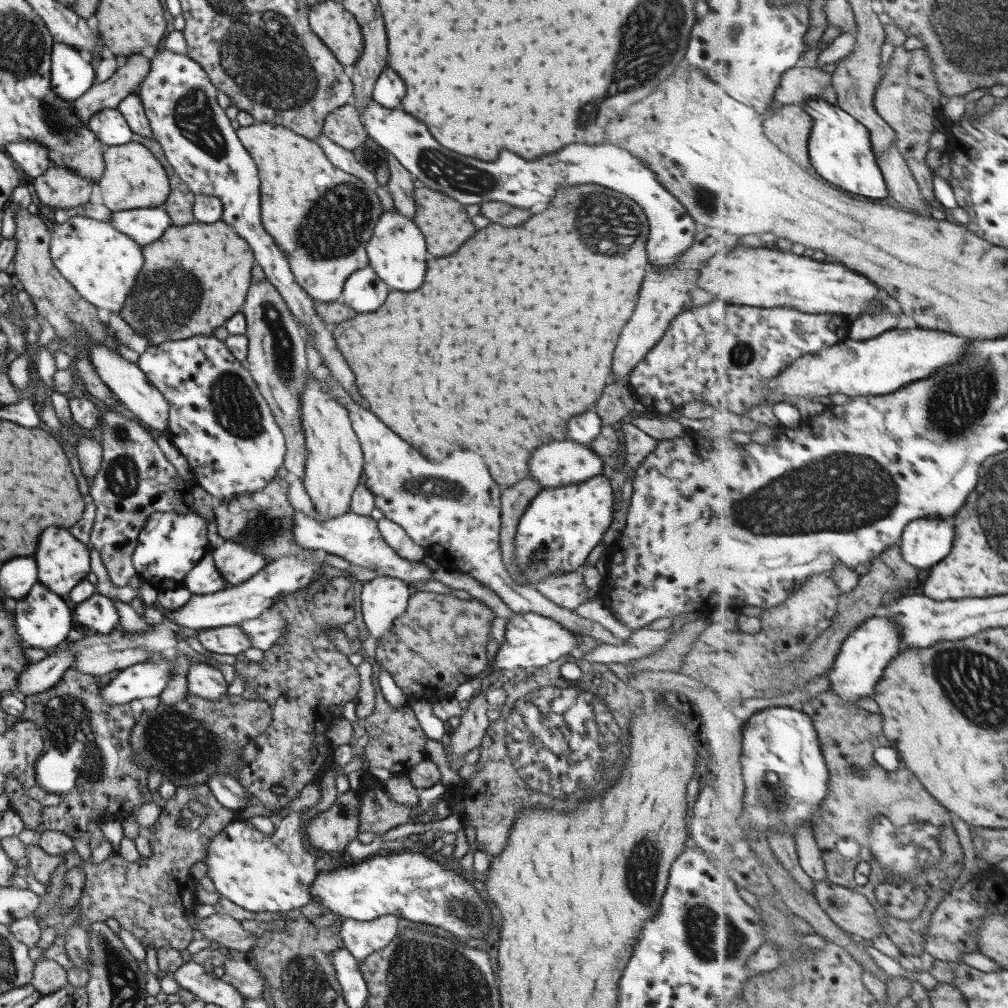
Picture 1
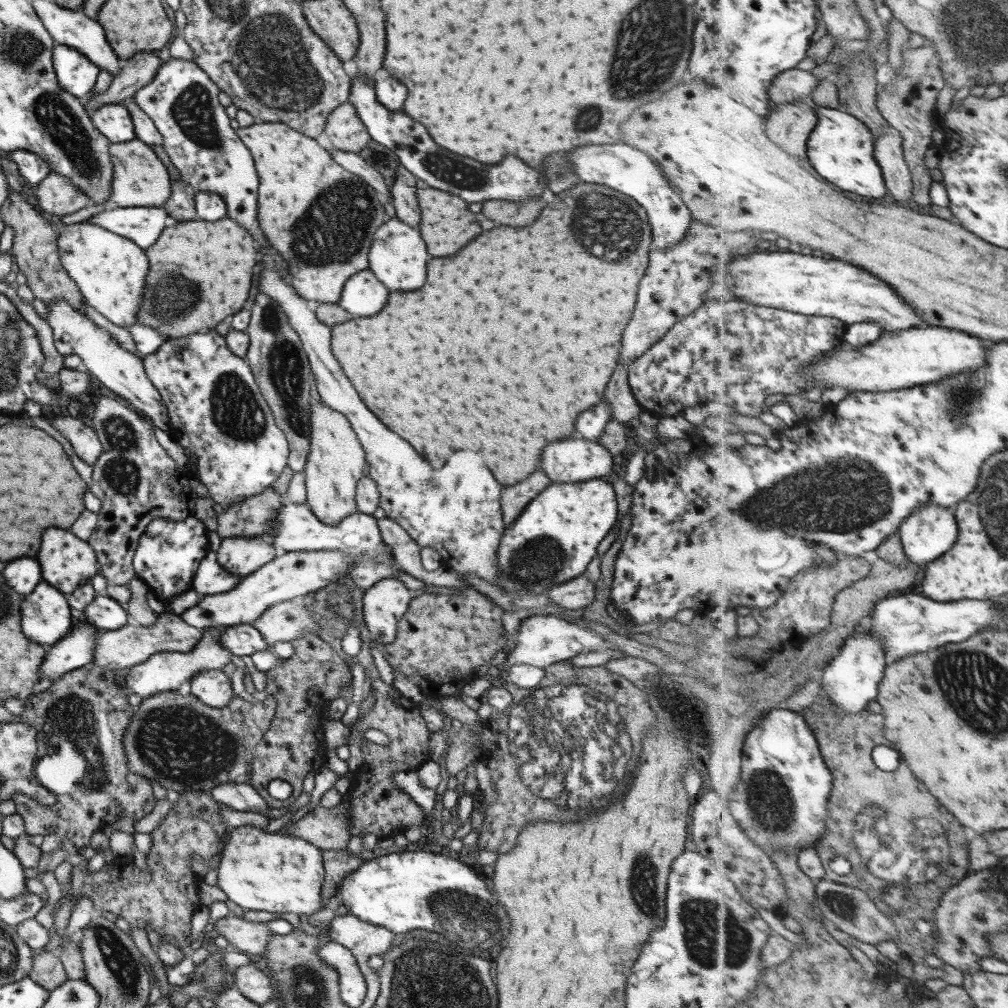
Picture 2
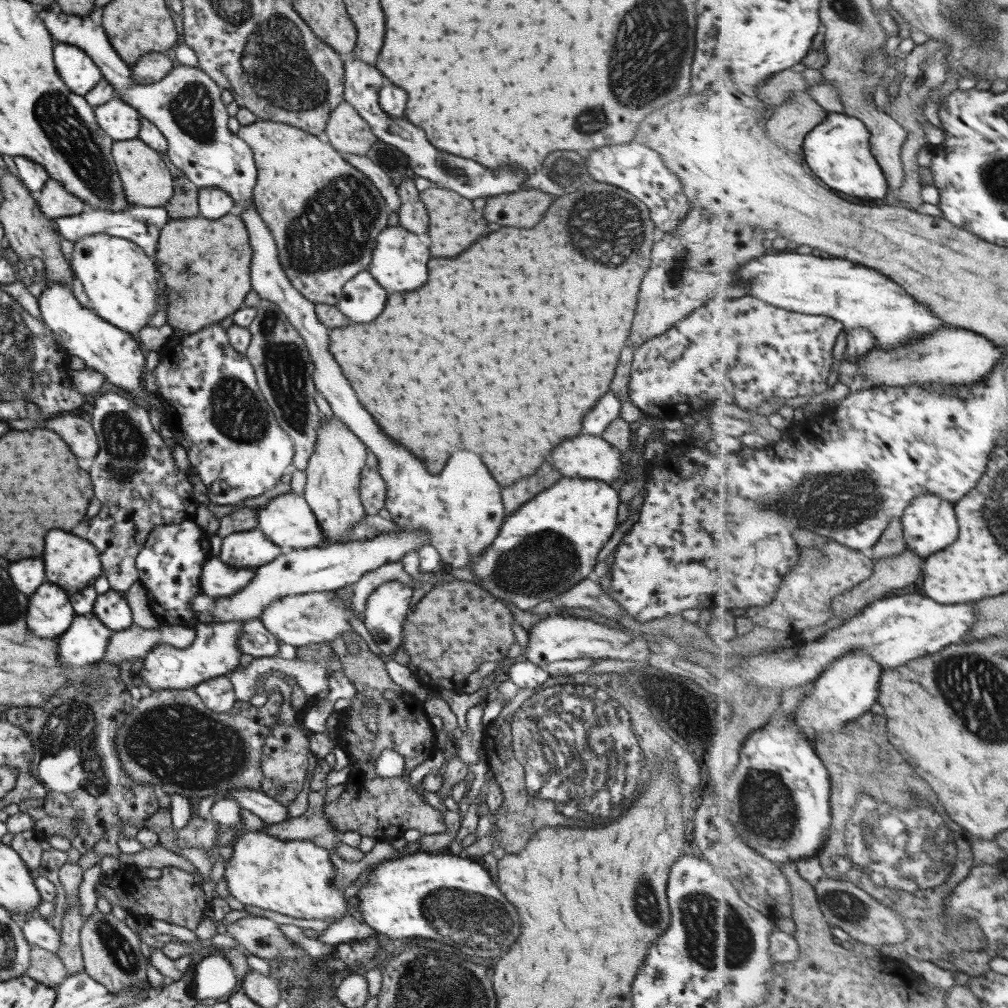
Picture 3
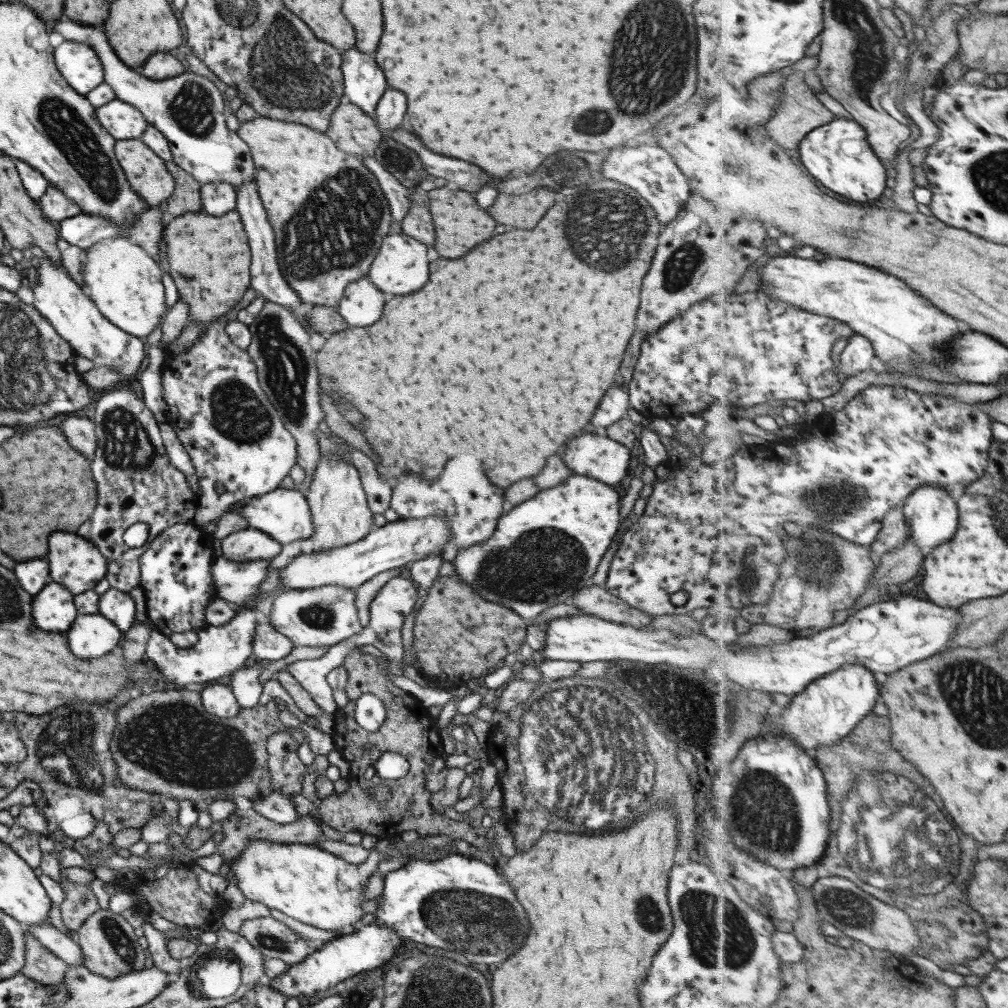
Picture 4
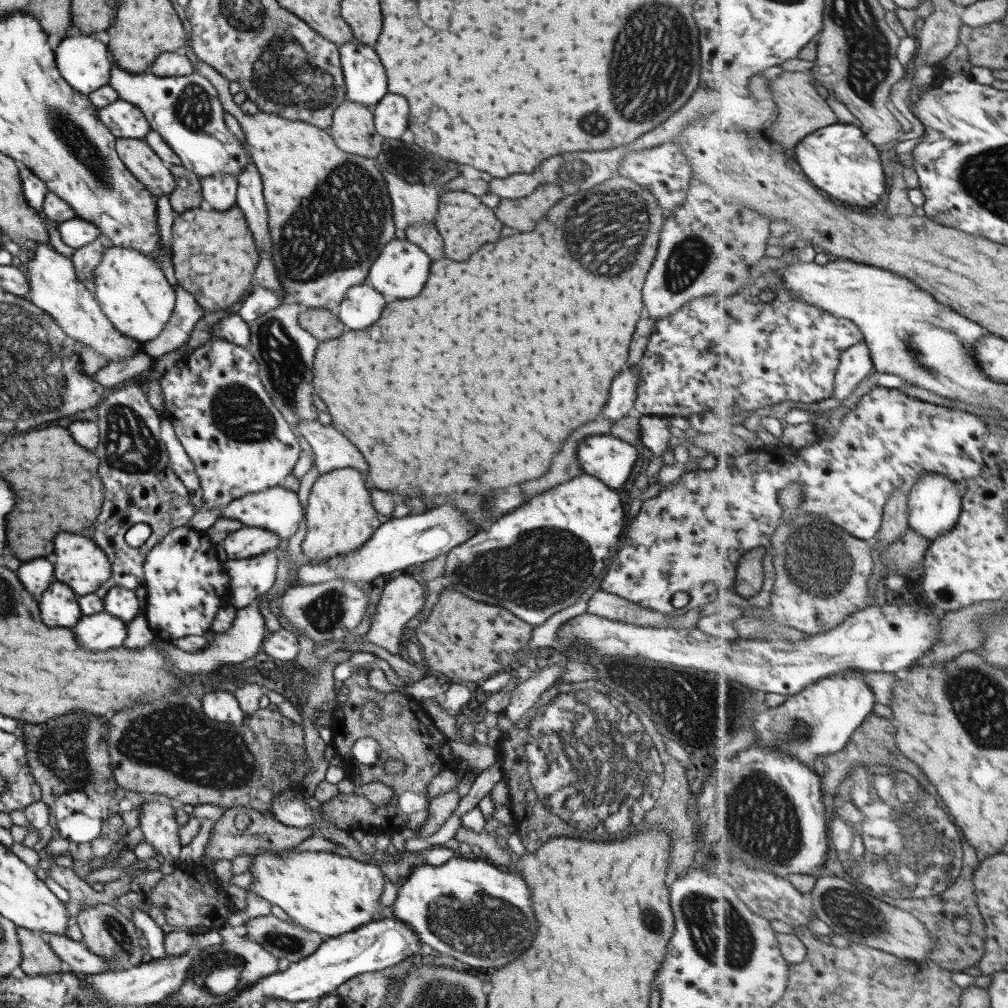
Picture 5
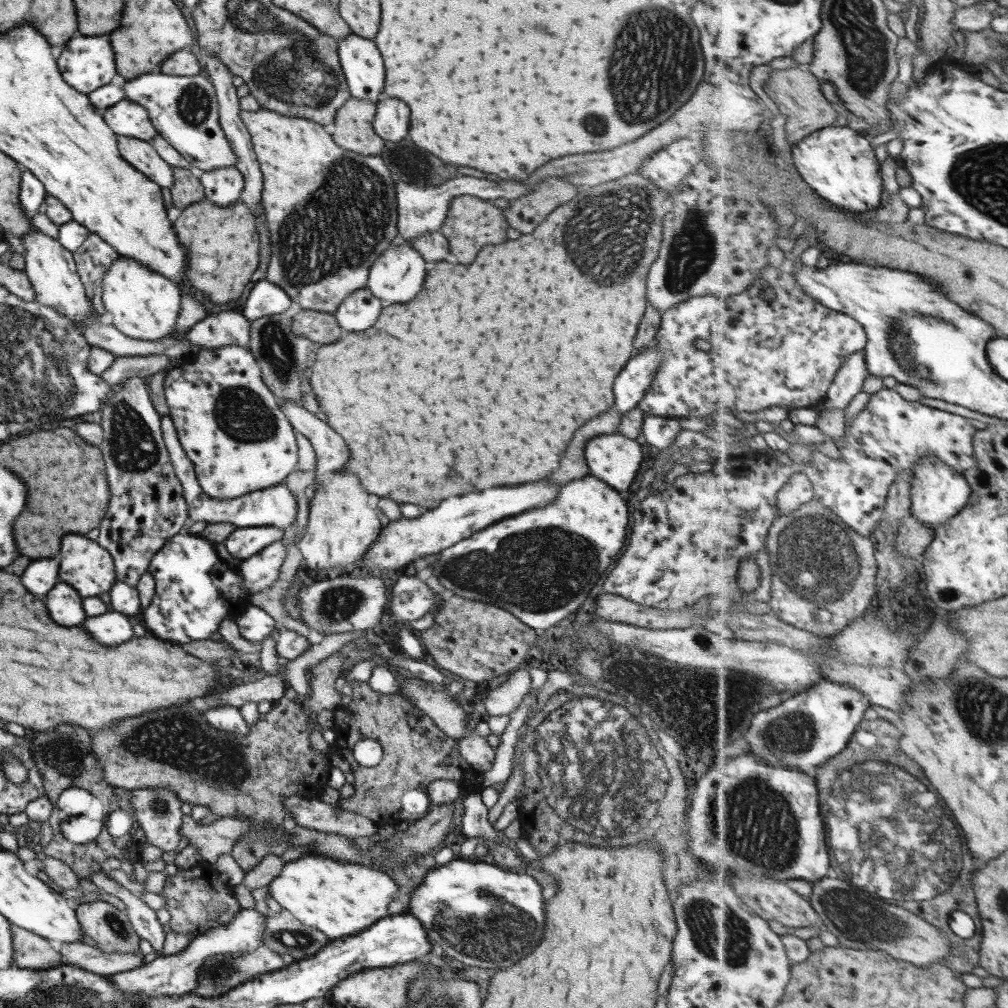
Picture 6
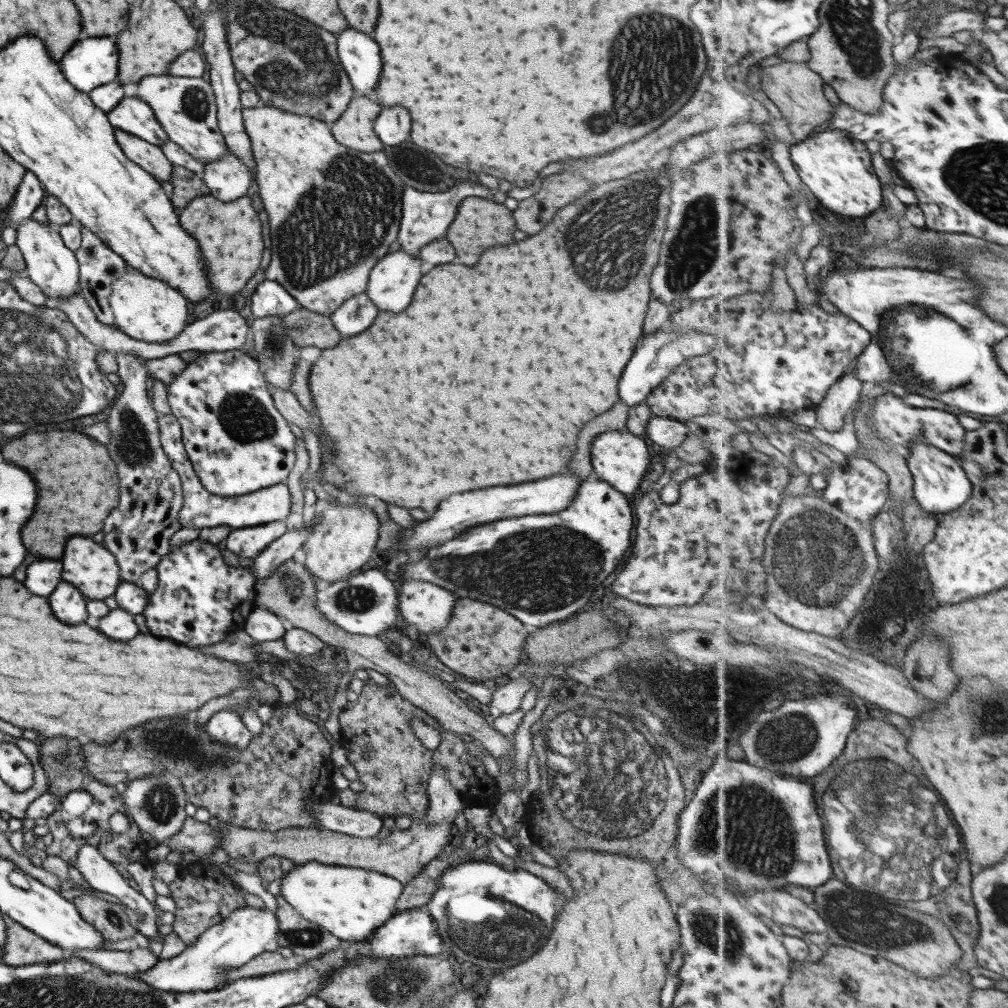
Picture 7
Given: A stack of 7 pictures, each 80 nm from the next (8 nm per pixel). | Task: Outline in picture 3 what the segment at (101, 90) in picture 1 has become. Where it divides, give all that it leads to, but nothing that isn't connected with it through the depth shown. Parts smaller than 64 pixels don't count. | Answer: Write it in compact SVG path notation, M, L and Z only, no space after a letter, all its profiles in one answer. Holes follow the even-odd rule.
M166 51L143 54L133 65L130 65L132 79L140 85L160 82L174 68Z

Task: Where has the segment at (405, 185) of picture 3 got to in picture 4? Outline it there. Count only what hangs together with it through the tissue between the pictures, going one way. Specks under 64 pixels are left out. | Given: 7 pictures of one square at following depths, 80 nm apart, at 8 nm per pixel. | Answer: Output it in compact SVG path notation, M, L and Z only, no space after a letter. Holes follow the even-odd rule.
M417 188L410 189L409 196L412 201L412 206L408 209L406 218L401 220L401 227L404 233L420 242L423 242L428 249L433 250L435 228L433 225L433 218L426 206L424 206L424 199L416 194Z

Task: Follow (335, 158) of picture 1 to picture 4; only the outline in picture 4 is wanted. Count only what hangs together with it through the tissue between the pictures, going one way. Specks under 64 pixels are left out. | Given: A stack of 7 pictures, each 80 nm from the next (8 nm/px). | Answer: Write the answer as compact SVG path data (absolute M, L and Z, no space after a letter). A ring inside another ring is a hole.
M361 157L362 164L378 178L378 184L382 186L385 197L390 204L390 210L392 210L392 218L394 221L401 222L401 220L408 214L408 209L412 206L411 192L408 186L400 184L390 172L380 164L376 162L374 158Z

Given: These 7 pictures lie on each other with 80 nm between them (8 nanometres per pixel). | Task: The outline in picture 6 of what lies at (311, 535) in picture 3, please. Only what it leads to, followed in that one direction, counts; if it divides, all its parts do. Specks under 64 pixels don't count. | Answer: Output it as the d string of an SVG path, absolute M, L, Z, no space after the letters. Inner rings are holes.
M164 415L161 418L161 432L176 477L184 490L189 518L194 522L206 521L207 524L227 522L235 524L240 528L273 526L274 528L286 530L288 526L296 521L297 500L294 497L294 493L290 492L285 484L270 486L265 490L258 490L241 497L231 498L230 500L210 498L208 494L202 491L195 474L193 462L188 458L186 452L184 452L179 442L174 422L172 422L172 419L168 415Z

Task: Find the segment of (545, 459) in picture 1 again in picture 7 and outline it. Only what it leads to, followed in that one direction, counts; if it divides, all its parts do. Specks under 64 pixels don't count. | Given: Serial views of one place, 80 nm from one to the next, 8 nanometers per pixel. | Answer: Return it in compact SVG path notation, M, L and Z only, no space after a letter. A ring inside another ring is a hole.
M626 429L600 434L594 440L594 448L590 452L592 452L593 476L628 497L638 491L651 466L646 442L640 435L634 435Z

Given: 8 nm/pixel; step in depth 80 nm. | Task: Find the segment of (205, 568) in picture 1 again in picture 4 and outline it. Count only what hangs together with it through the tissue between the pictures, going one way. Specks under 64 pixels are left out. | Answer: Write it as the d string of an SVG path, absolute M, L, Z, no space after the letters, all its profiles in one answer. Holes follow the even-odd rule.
M223 556L218 557L211 566L215 594L218 598L241 608L257 593L260 583L267 577L271 568L270 561L234 562Z

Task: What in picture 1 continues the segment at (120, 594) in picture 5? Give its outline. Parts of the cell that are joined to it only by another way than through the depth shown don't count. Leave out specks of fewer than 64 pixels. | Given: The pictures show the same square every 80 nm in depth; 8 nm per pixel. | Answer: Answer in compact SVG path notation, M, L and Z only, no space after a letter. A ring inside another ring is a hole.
M96 592L75 606L76 622L79 622L86 636L110 634L119 626L119 616L115 609L116 602Z

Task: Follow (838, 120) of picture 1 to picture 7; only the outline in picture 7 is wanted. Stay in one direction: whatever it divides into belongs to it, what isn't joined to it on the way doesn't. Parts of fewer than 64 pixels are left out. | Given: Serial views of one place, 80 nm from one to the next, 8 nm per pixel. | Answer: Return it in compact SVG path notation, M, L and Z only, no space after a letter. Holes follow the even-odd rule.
M828 129L798 142L791 151L803 181L832 214L862 225L868 216L884 208L884 186L876 174L874 156L862 139L851 137L847 130Z

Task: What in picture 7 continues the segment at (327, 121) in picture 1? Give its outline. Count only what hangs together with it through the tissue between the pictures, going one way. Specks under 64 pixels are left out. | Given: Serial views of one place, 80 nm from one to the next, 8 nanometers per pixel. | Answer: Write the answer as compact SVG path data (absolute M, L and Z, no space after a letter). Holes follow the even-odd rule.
M366 95L352 97L340 118L330 125L333 137L342 146L357 152L373 153L382 150L384 144L374 132L374 123L380 110L380 104L372 102Z

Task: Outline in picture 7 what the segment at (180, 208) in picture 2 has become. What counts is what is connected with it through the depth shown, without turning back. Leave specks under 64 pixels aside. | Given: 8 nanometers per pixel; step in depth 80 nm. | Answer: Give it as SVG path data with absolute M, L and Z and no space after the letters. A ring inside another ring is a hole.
M173 165L170 182L173 185L171 202L175 208L184 208L194 198L209 194L209 188L200 177L200 174L183 166Z

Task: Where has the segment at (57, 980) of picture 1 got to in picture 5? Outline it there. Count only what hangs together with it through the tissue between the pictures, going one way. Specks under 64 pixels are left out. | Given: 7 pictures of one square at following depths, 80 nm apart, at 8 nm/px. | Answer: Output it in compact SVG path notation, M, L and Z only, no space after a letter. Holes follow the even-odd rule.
M19 927L16 929L16 936L18 936L18 944L20 944L22 951L20 967L26 975L42 977L52 974L56 975L61 972L62 960L50 948L48 940L41 932L34 932L34 930Z

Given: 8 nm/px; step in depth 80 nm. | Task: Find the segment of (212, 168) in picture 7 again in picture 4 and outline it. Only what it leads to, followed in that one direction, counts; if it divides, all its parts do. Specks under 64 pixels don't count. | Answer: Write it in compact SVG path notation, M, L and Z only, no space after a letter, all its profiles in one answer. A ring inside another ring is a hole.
M227 182L201 185L202 211L210 216L222 216L237 206L237 190Z

